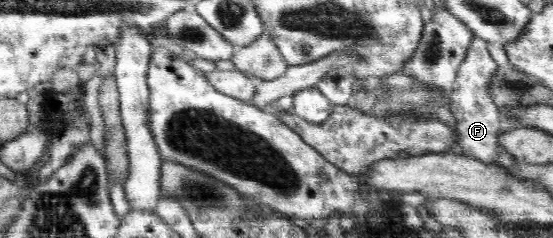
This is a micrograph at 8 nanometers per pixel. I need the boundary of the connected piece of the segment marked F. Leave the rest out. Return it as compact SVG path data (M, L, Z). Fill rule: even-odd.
M474 36L467 54L458 67L456 88L450 93L450 110L456 117L455 146L460 155L476 158L484 163L496 163L496 146L499 144L500 113L490 96L490 82L494 78L497 65L490 57L488 41Z

